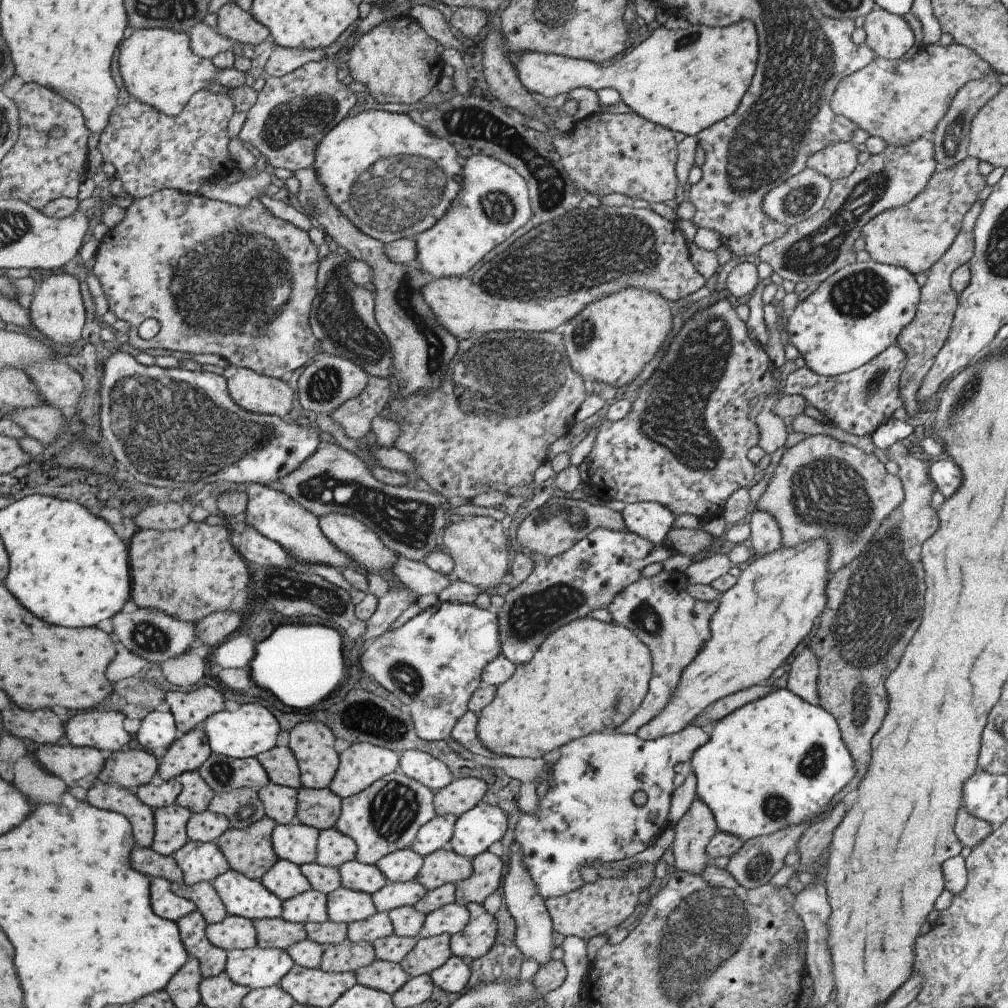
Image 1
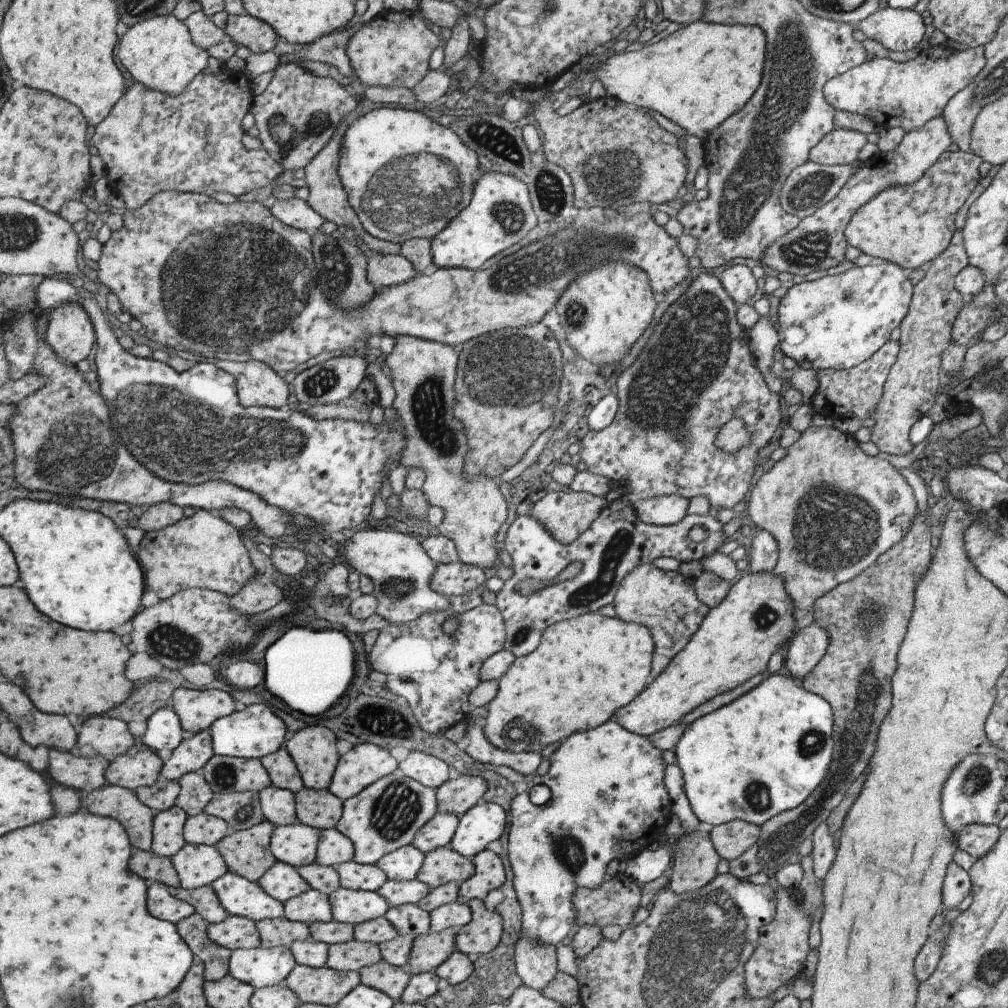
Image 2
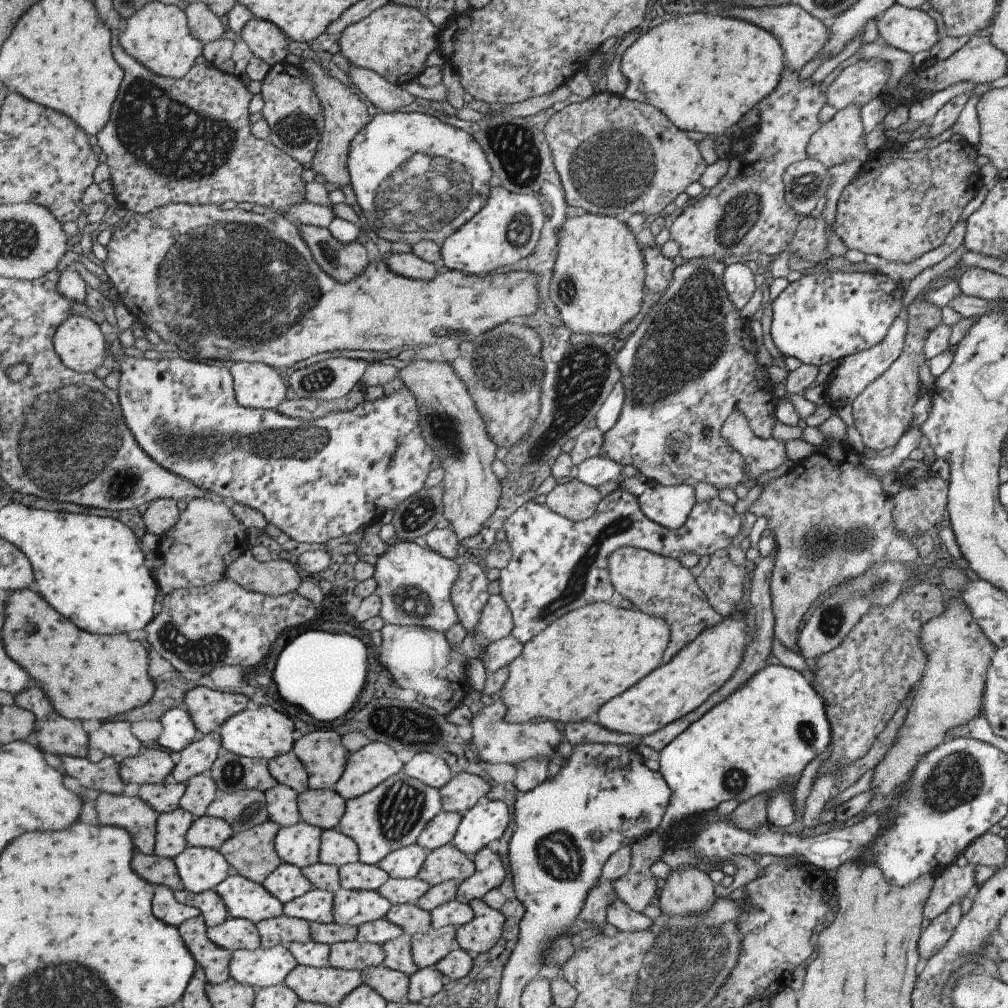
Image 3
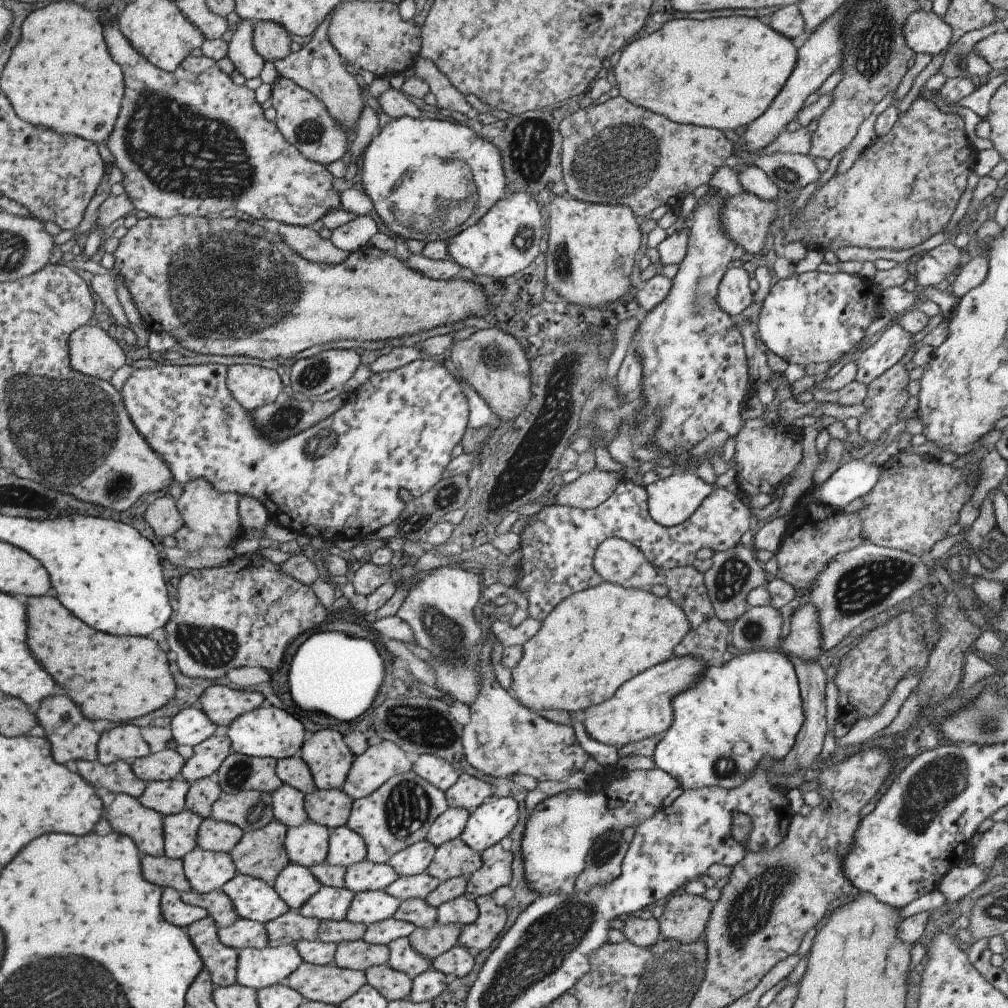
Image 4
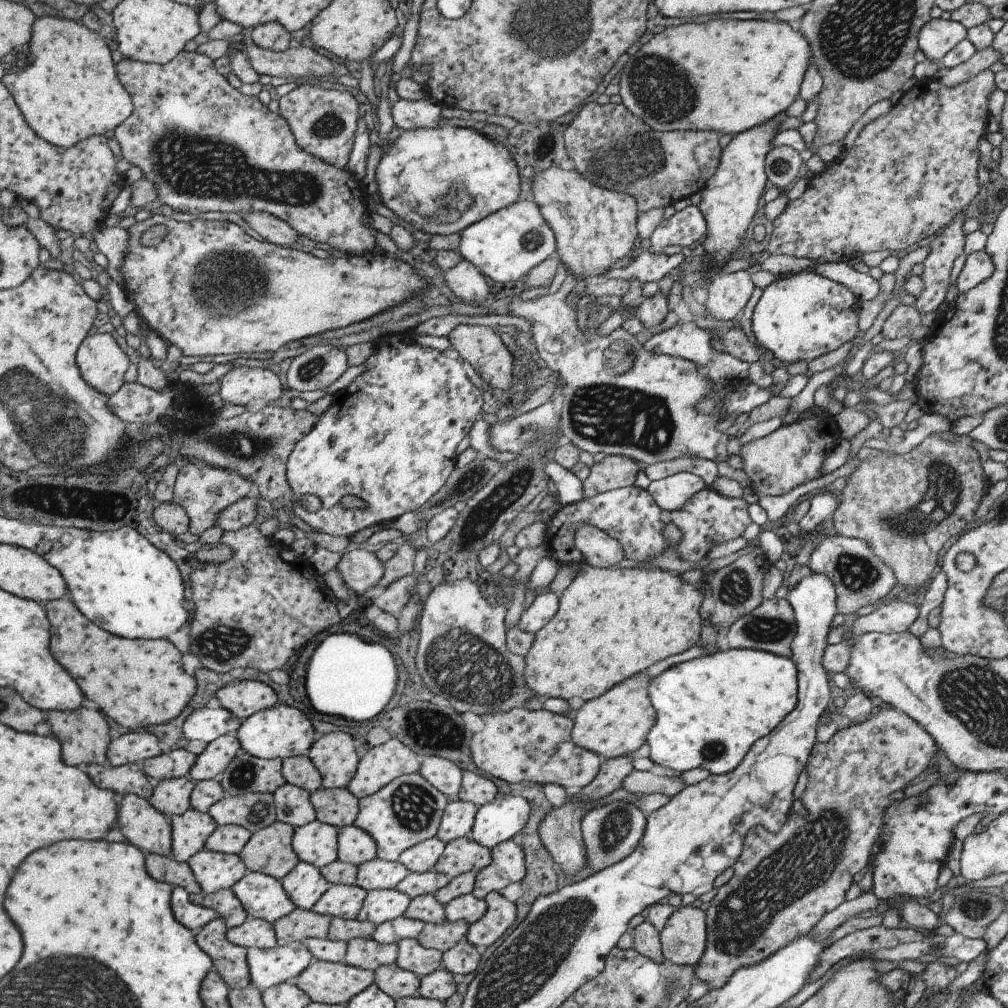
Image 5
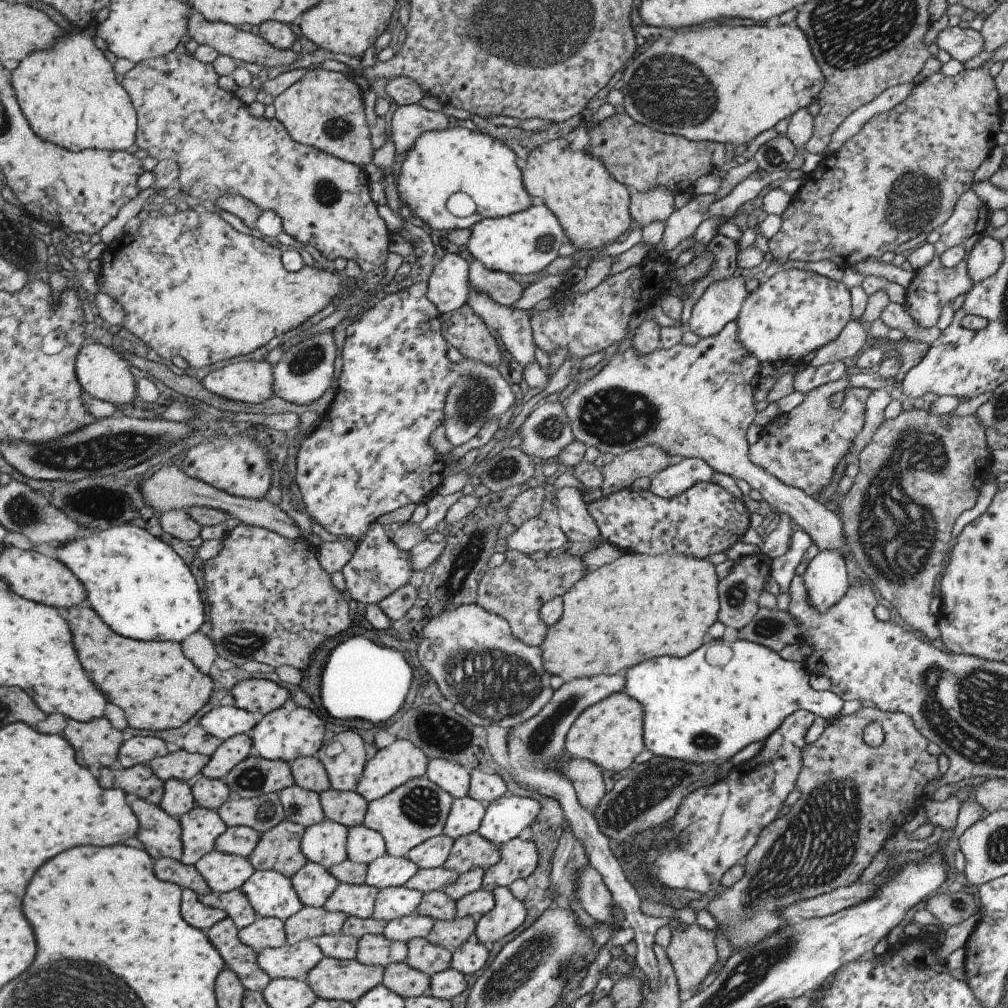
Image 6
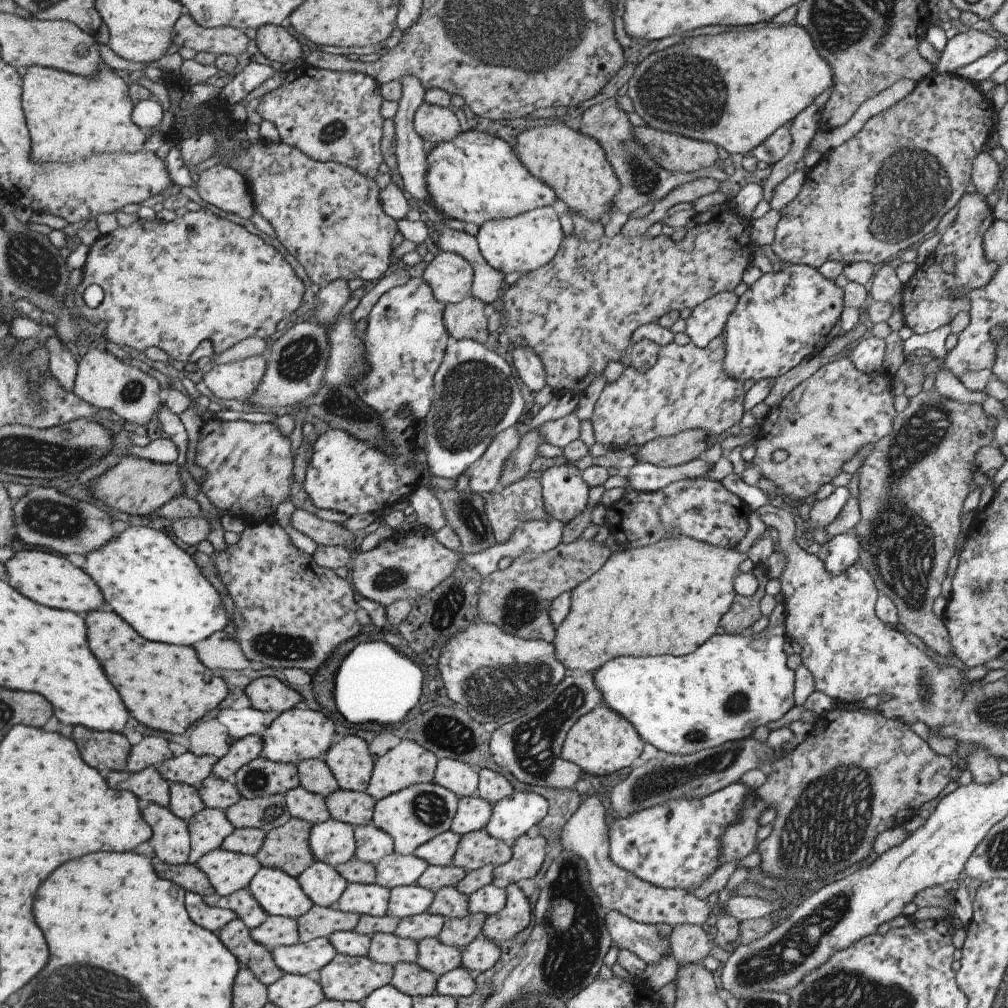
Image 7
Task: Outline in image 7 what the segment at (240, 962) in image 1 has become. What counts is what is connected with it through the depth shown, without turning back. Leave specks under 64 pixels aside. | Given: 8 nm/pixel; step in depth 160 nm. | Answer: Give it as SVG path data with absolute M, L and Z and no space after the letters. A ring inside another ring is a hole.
M317 937L306 943L278 947L272 955L285 974L316 976L339 954L328 937Z

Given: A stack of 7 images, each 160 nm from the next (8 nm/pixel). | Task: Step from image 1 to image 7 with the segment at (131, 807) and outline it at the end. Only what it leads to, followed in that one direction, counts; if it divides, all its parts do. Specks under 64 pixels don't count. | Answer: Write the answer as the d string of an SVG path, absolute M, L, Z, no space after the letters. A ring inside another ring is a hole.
M149 803L142 813L154 830L148 843L155 849L157 858L168 865L187 863L192 849L188 821L157 803Z

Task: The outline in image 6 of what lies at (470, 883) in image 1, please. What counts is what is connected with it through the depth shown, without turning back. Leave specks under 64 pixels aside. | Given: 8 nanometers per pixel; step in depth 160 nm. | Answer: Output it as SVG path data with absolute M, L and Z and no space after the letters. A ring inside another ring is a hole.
M512 838L509 842L498 845L498 850L501 858L484 869L480 886L490 893L493 889L509 886L514 880L529 877L538 864L537 847L530 840Z

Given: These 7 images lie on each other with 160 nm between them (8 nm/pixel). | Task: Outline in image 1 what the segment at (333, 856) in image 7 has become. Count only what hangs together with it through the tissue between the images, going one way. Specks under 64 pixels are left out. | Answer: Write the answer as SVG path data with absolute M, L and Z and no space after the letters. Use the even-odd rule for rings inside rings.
M298 821L278 825L273 837L275 853L280 860L289 860L299 867L317 863L320 834L319 829Z

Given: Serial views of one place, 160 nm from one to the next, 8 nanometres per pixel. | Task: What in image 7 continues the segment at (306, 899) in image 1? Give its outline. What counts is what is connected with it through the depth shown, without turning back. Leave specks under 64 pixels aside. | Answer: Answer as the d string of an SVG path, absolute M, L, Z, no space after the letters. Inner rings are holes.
M377 882L371 884L350 883L335 908L346 913L382 917L388 914L392 889Z

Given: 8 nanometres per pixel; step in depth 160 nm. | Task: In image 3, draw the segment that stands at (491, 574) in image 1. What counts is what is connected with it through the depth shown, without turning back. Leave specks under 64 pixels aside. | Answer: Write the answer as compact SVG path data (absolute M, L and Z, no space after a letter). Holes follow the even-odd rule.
M415 360L400 370L398 378L417 394L425 442L435 450L435 461L441 462L439 467L445 472L443 498L449 527L458 535L459 541L479 536L483 523L491 518L493 510L497 508L501 486L491 470L496 447L489 440L485 422L471 394L448 361Z

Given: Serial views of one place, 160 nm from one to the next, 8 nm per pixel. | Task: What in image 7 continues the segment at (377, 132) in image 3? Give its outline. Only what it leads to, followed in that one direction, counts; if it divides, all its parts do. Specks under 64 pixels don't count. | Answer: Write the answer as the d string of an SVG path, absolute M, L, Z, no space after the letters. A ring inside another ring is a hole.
M480 126L459 133L451 142L439 143L431 150L428 154L427 188L430 202L438 207L445 217L478 225L491 219L508 219L550 205L557 199L552 188L539 182L539 179L522 165L513 148L497 136L485 133Z

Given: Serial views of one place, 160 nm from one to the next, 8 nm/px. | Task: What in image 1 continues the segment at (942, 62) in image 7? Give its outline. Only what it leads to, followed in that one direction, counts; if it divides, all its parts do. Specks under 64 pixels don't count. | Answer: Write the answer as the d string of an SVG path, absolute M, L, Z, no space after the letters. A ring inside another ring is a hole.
M875 7L865 16L862 28L865 31L864 45L871 48L874 57L881 56L881 58L886 60L901 59L915 44L910 25L903 21L901 16L888 14L885 10L880 10L878 7Z

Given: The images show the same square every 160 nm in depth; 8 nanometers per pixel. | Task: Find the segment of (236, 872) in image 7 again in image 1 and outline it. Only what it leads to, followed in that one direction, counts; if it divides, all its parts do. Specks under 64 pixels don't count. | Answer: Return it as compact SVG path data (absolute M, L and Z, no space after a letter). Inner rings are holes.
M189 841L174 858L184 874L185 884L211 882L226 874L232 867L217 843Z

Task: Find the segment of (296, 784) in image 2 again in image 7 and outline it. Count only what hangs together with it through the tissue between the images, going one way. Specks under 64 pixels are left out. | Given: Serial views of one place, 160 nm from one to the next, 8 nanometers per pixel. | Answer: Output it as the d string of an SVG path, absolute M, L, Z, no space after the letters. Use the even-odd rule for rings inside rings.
M325 758L303 759L297 766L302 785L307 790L328 797L341 788Z

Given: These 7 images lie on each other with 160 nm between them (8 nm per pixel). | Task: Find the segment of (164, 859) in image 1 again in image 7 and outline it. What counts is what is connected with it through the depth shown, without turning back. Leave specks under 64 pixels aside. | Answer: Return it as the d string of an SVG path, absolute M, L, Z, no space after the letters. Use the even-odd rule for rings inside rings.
M159 860L155 870L159 870L161 878L179 883L186 891L193 891L204 897L216 893L216 888L198 864L187 862L184 865L168 865Z

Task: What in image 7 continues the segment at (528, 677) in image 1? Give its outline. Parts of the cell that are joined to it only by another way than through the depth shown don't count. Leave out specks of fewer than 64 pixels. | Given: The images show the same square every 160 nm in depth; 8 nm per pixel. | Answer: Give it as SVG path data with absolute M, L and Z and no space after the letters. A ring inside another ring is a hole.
M678 536L670 539L662 539L649 546L637 547L634 549L619 549L610 551L610 555L599 567L597 572L594 572L585 581L580 582L570 590L570 607L568 608L567 616L559 626L554 627L554 637L551 644L554 646L554 657L566 668L573 670L576 673L591 673L593 674L600 666L603 666L609 659L617 657L647 657L655 655L673 655L681 656L690 653L698 646L701 646L707 640L718 626L719 617L727 612L731 601L733 600L733 579L738 572L739 563L745 560L746 556L743 553L738 553L733 549L724 549L707 543L696 541L692 538Z

